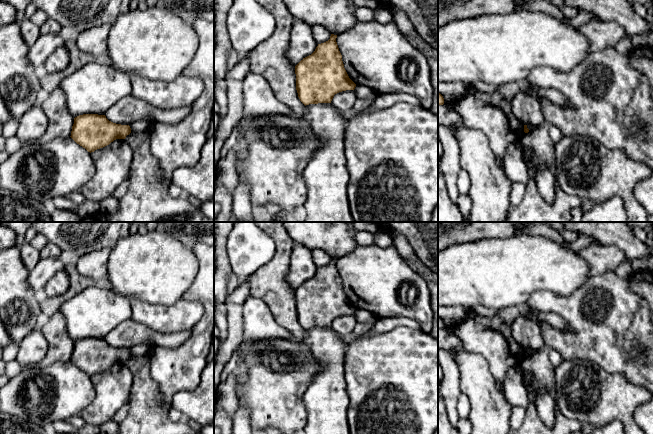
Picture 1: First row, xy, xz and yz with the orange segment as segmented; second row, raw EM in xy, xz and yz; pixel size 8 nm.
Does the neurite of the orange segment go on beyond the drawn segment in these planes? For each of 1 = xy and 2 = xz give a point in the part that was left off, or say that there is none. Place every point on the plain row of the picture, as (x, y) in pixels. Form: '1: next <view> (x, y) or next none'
1: next none
2: next none

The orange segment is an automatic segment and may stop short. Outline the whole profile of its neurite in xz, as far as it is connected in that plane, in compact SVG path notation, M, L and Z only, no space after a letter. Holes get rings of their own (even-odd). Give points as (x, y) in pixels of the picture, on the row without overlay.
M331 258L330 263L318 268L315 275L303 282L295 290L296 314L300 325L306 330L309 328L331 327L335 318L354 314L356 308L349 302L339 275L337 259Z

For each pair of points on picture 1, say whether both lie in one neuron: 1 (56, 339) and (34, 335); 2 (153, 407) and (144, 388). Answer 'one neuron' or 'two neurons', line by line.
1: two neurons
2: one neuron

